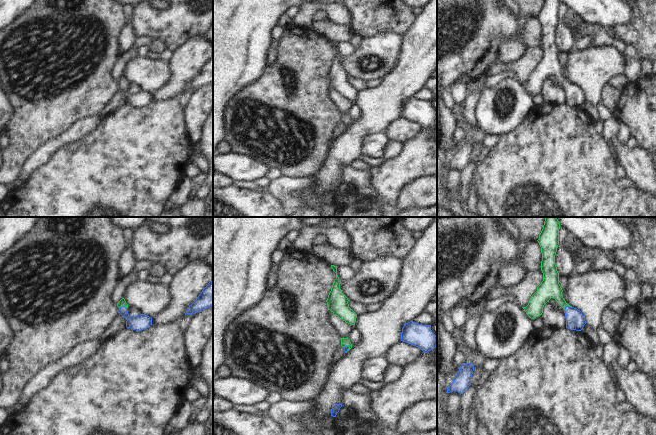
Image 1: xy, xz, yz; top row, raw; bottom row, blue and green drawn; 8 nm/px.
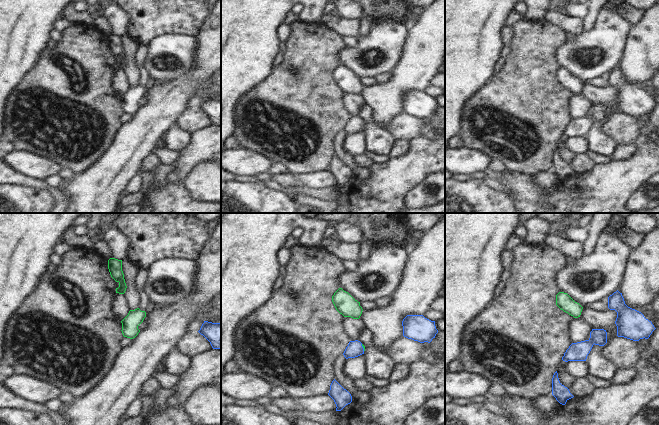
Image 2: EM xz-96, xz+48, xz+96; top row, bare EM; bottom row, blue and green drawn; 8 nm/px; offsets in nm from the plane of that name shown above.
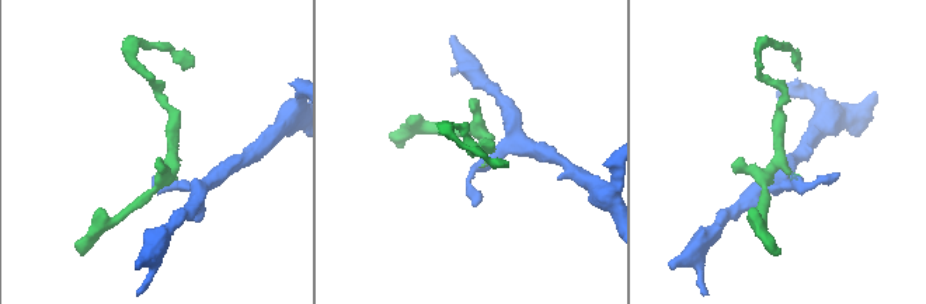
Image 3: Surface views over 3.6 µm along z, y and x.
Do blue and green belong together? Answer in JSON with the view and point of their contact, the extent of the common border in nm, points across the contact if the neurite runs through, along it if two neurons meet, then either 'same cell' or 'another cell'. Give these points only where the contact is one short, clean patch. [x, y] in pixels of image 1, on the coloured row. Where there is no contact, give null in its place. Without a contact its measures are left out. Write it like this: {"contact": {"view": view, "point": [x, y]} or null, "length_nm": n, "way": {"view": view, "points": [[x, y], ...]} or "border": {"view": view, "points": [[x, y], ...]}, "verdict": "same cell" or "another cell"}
{"contact": {"view": "yz", "point": [566, 306]}, "length_nm": 70, "way": {"view": "yz", "points": [[575, 320], [566, 306], [549, 288]]}, "verdict": "same cell"}

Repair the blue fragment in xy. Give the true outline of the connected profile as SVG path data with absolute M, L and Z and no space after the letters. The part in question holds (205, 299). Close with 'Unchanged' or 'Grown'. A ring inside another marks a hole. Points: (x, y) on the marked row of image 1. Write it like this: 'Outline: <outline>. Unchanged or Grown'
Outline: M213 280L202 290L201 294L196 300L188 307L185 315L197 313L210 306L213 306Z. Unchanged

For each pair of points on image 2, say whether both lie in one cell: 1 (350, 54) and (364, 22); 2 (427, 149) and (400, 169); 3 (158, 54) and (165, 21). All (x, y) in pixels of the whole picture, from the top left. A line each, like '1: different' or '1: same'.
1: different
2: same
3: different

